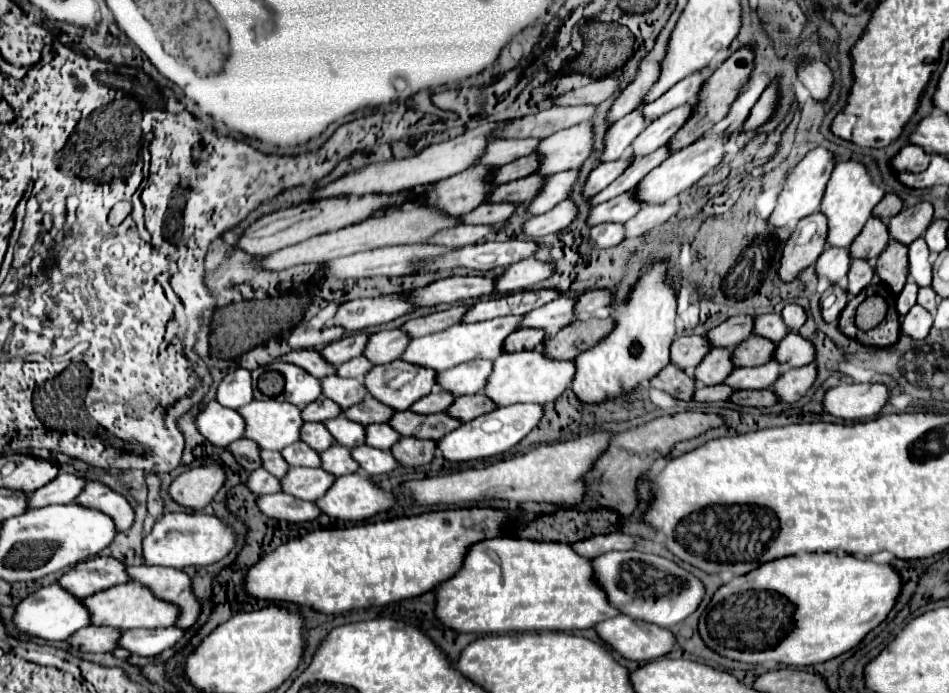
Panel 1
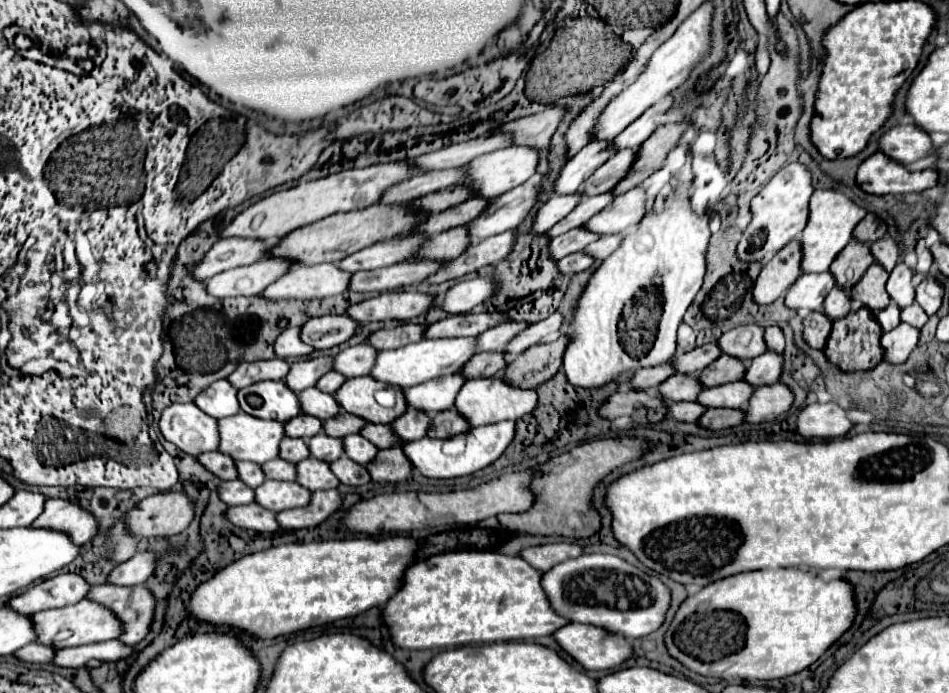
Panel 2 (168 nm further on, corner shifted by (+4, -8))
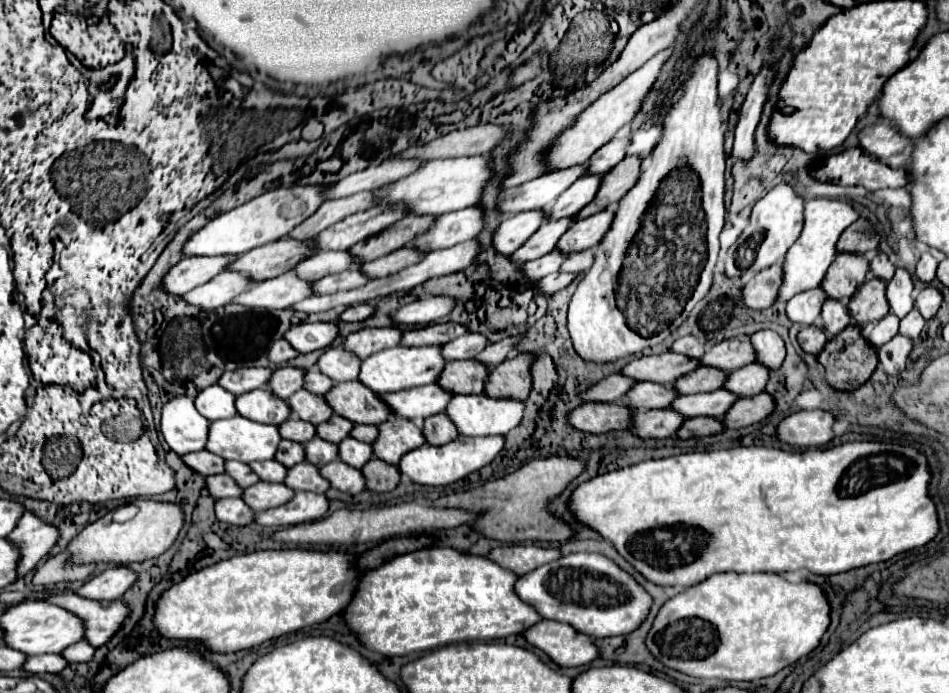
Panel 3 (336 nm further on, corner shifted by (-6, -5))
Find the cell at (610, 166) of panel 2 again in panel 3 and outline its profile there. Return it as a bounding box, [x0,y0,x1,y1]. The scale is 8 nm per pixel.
[548,173,606,221]

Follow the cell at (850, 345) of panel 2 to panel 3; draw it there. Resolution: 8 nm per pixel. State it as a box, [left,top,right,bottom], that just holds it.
[818,325,878,391]

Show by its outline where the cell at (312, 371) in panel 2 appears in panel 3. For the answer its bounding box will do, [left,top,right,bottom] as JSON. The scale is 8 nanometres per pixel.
[268,365,306,399]

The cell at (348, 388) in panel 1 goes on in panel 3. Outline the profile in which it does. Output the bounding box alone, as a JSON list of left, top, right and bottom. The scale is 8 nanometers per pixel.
[288,389,334,425]

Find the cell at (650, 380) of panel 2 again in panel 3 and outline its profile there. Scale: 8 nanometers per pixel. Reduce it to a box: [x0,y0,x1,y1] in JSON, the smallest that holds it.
[580,375,636,403]

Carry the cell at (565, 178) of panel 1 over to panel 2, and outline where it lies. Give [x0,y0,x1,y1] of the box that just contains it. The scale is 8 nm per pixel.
[468,174,542,240]

